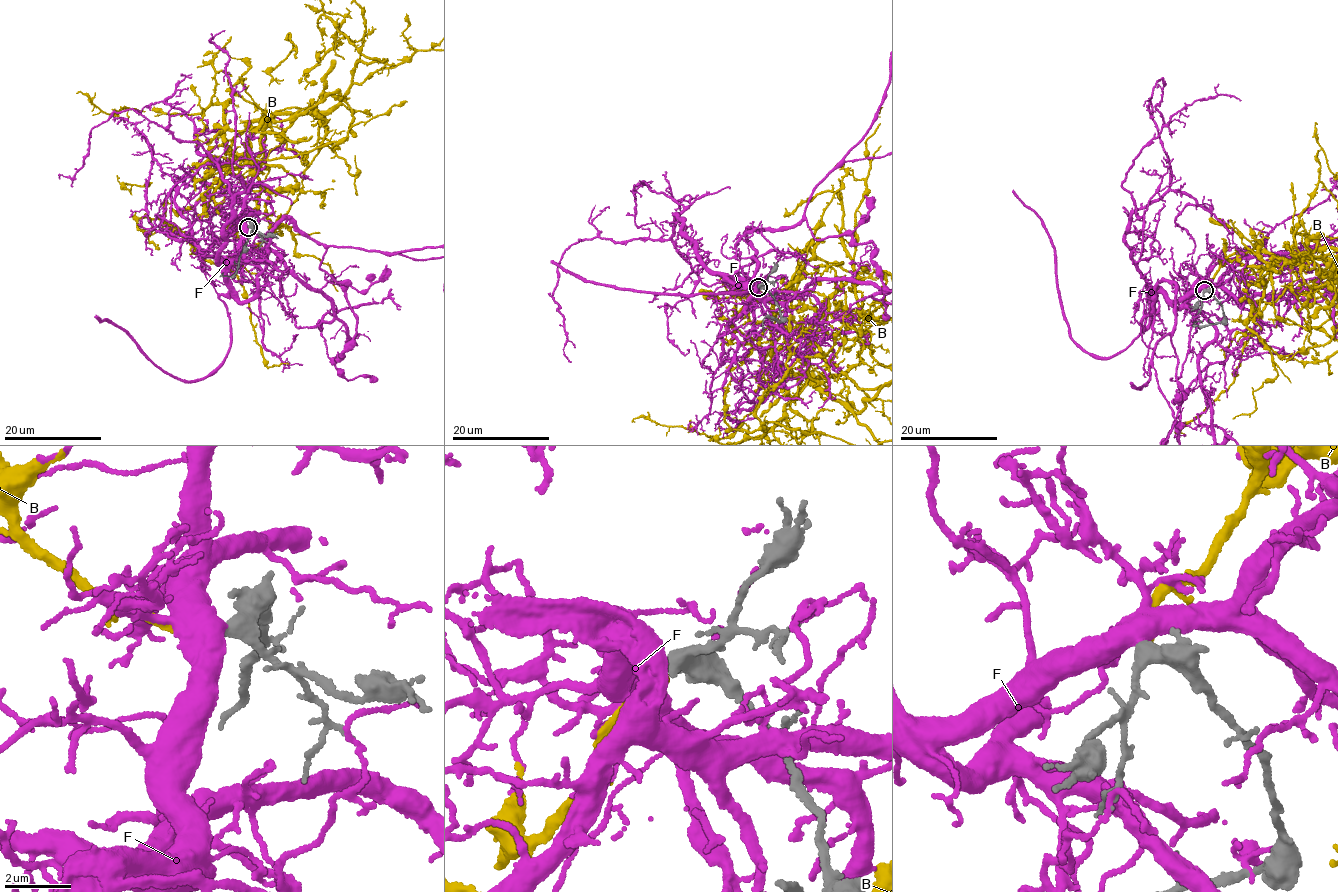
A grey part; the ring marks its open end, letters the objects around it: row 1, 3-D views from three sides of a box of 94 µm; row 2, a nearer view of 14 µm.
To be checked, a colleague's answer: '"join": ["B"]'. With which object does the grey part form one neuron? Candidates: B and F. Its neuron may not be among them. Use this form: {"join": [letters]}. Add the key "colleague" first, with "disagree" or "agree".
{"colleague": "agree", "join": ["B"]}

